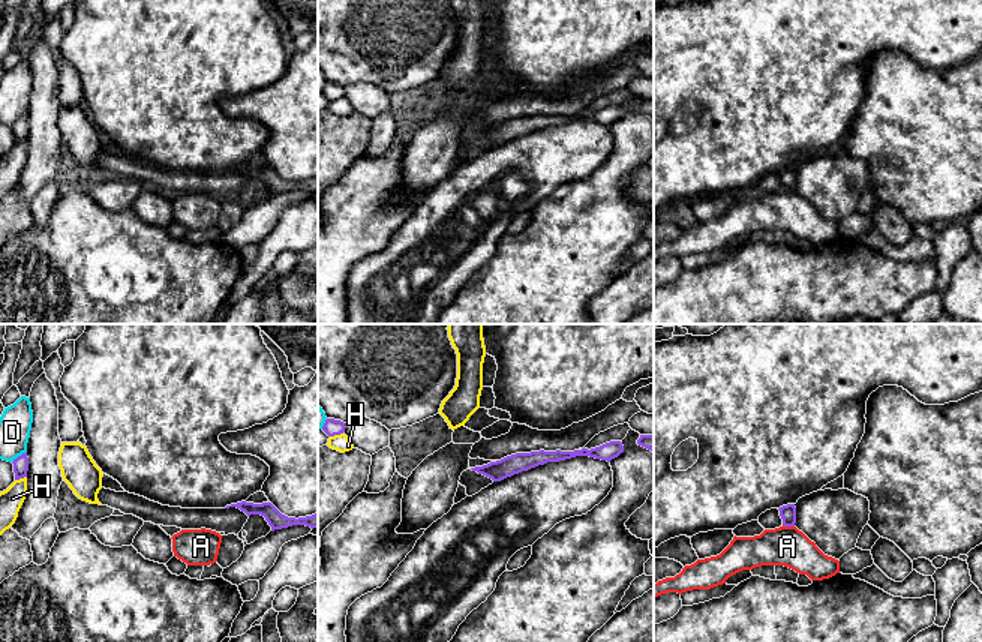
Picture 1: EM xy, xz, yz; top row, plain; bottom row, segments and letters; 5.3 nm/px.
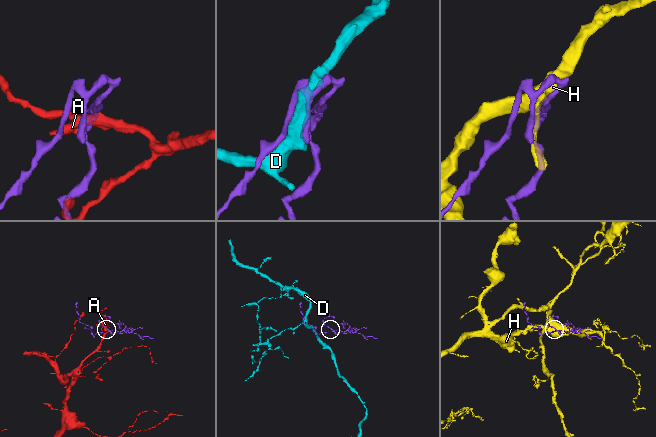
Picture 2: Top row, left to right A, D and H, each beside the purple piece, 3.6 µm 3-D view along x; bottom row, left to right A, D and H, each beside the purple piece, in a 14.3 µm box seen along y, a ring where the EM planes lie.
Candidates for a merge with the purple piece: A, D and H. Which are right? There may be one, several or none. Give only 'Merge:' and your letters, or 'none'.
Merge: none

